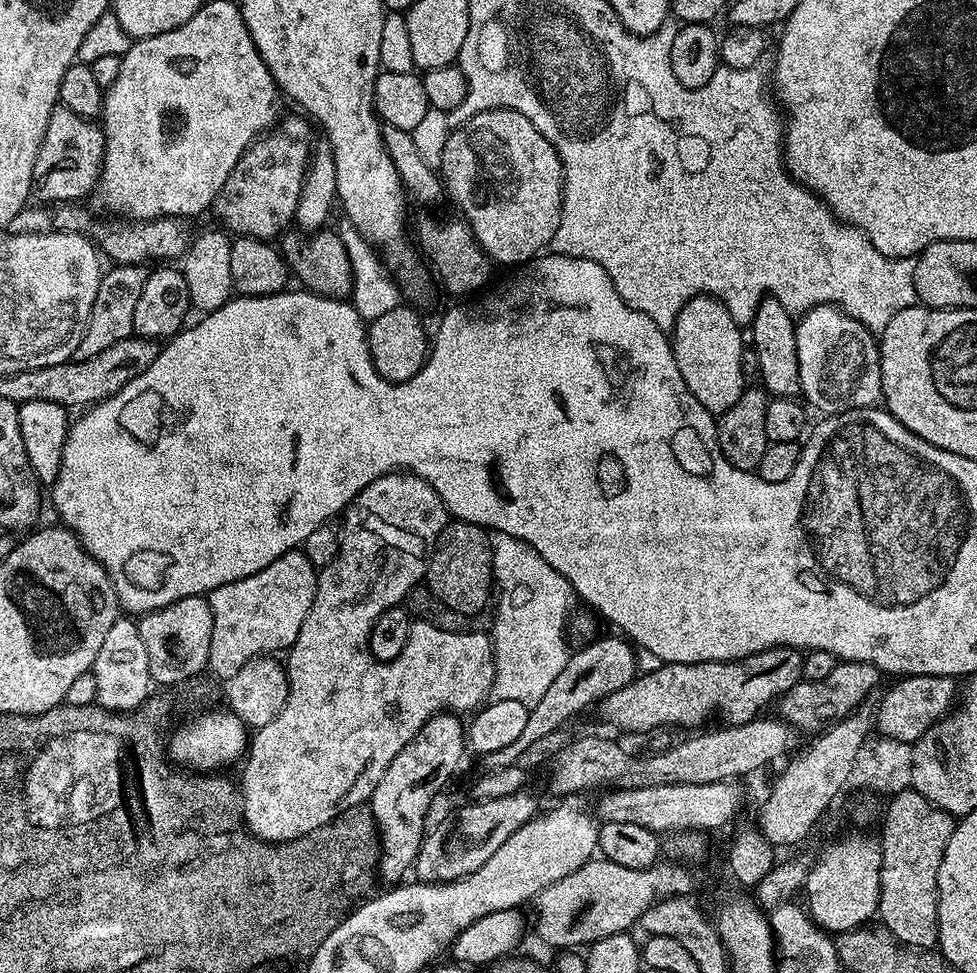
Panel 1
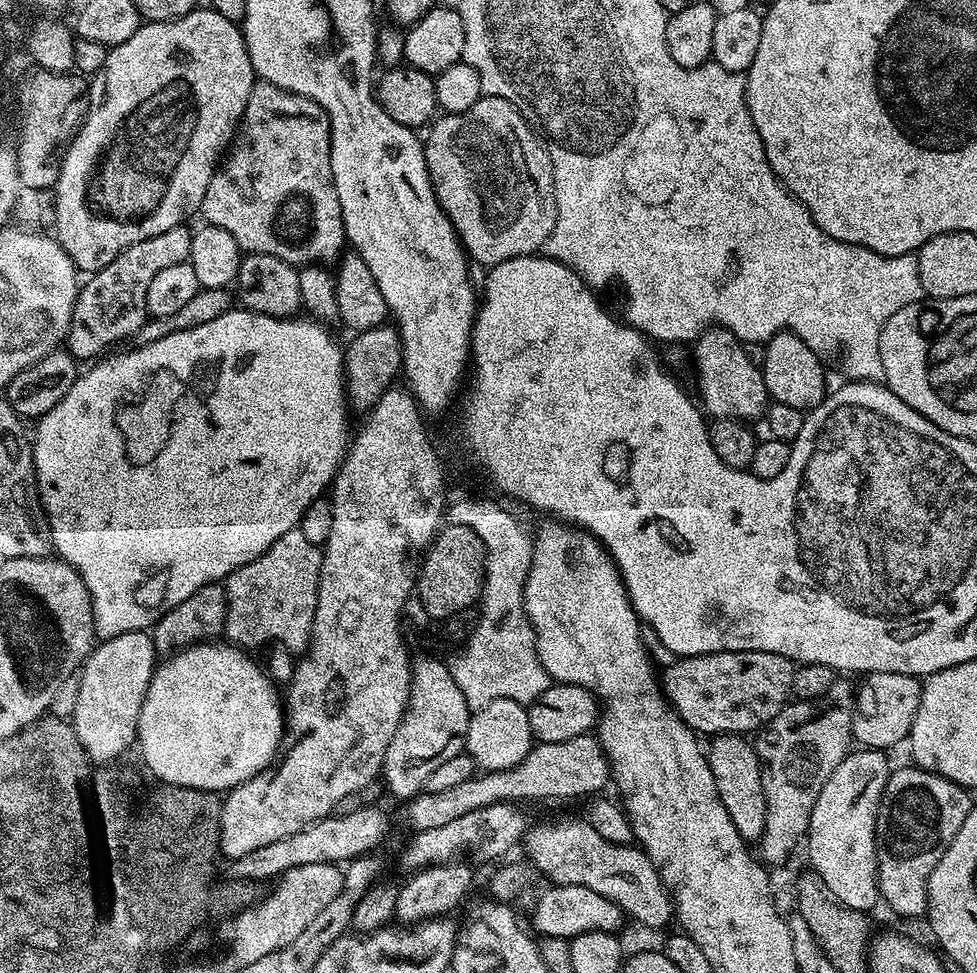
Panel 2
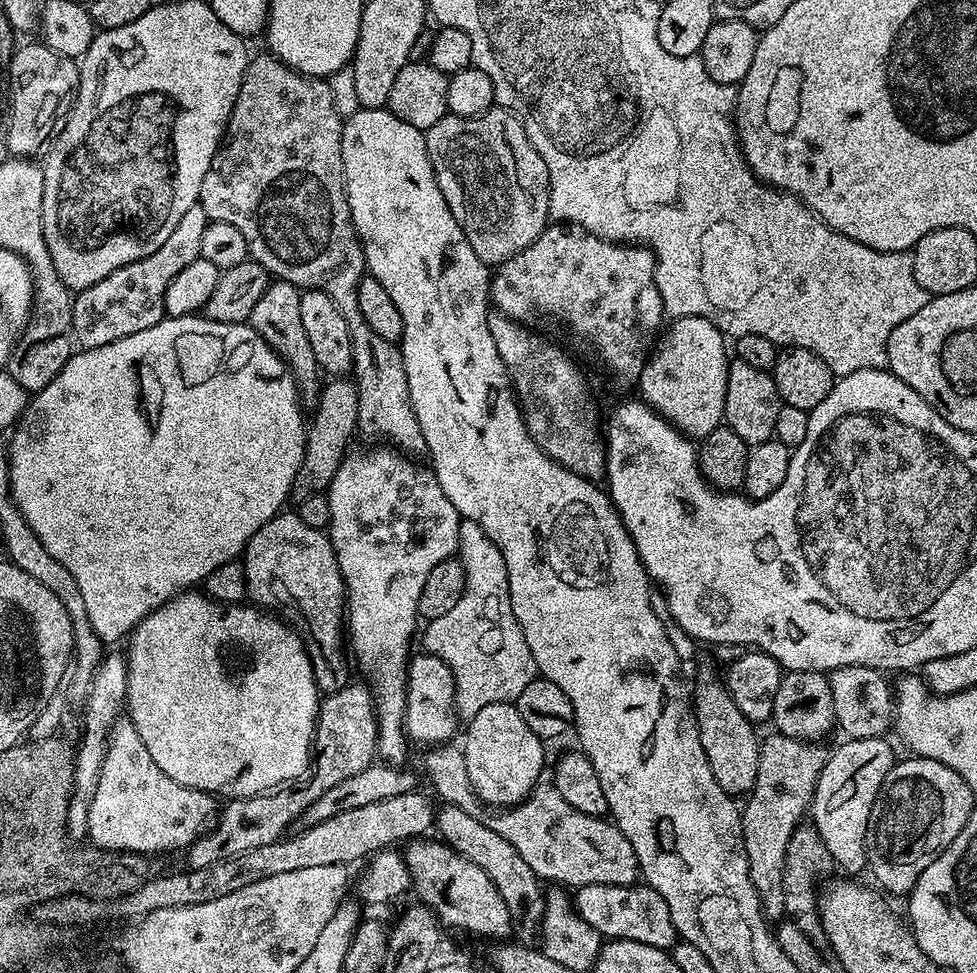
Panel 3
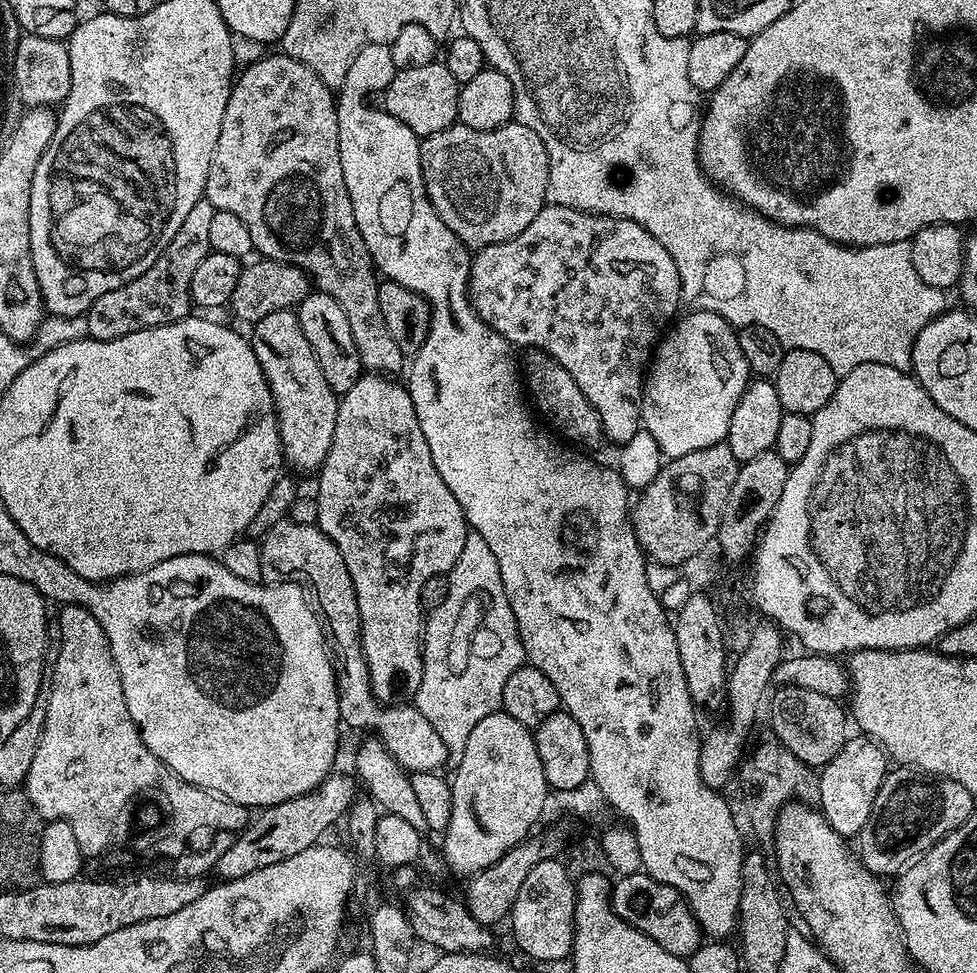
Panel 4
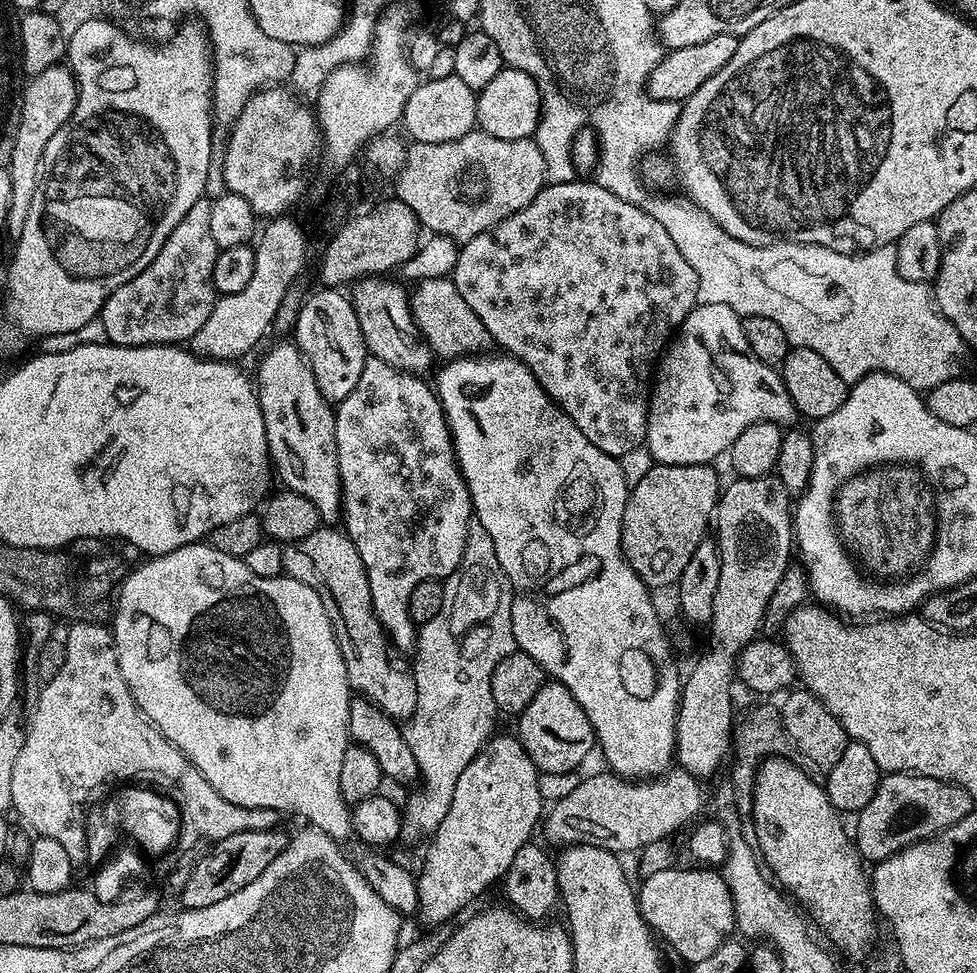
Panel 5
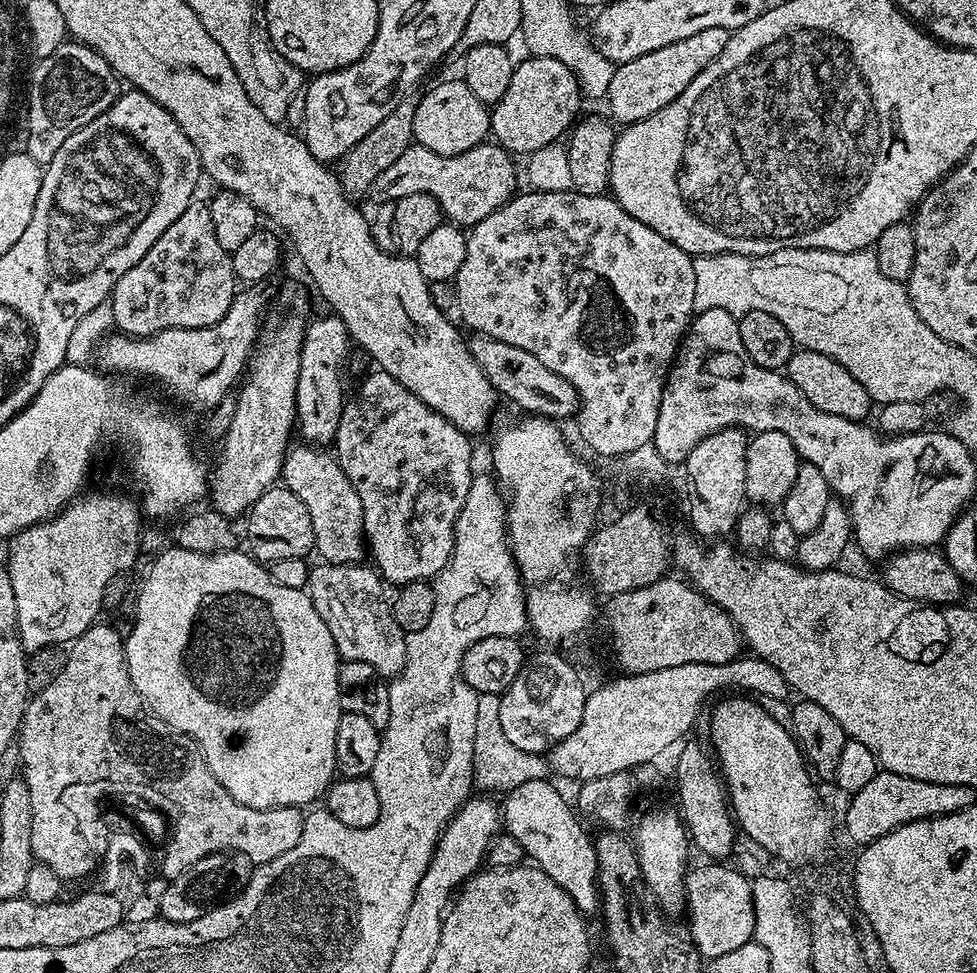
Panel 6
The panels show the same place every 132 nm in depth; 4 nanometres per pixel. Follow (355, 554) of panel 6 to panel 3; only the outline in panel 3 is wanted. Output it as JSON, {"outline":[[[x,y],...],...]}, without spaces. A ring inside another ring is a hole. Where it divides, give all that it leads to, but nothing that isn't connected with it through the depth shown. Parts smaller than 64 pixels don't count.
{"outline":[[[279,278],[273,279],[262,294],[262,298],[258,298],[258,303],[254,305],[254,310],[247,323],[251,324],[256,333],[284,359],[288,371],[296,380],[301,401],[305,405],[312,406],[316,404],[320,395],[322,371],[316,364],[314,349],[310,346],[306,329],[302,324],[301,293],[301,289],[296,285]]]}

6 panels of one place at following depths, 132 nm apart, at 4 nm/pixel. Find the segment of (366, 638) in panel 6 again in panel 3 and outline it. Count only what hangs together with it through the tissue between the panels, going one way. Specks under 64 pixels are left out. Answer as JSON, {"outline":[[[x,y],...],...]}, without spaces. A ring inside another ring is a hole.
{"outline":[[[282,510],[270,522],[266,522],[250,538],[242,553],[242,563],[246,574],[247,599],[253,605],[265,610],[275,609],[275,604],[293,604],[300,611],[302,619],[308,623],[308,632],[316,643],[316,649],[311,649],[312,669],[316,675],[316,686],[321,693],[339,692],[350,683],[348,664],[344,661],[346,654],[346,593],[344,579],[332,549],[332,542],[321,529],[306,526],[295,511]],[[432,746],[425,751],[428,753],[424,756],[424,772],[432,783],[431,791],[437,797],[440,795],[443,803],[466,810],[470,818],[482,817],[484,824],[494,830],[494,834],[502,834],[502,838],[506,838],[506,842],[510,842],[510,846],[522,854],[526,866],[530,866],[530,870],[534,870],[541,881],[567,886],[572,890],[591,884],[637,883],[640,863],[634,854],[634,846],[630,846],[626,834],[622,834],[614,822],[574,810],[574,806],[570,806],[570,802],[558,794],[551,782],[537,783],[521,804],[488,810],[485,814],[486,805],[471,785],[470,773],[466,771],[463,747],[448,747],[452,746]]]}

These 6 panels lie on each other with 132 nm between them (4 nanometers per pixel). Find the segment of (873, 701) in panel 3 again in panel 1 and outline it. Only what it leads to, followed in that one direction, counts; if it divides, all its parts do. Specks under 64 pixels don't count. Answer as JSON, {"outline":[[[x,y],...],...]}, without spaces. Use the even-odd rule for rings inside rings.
{"outline":[[[906,676],[875,705],[875,731],[889,740],[913,745],[930,726],[943,720],[958,700],[958,684],[950,676]]]}

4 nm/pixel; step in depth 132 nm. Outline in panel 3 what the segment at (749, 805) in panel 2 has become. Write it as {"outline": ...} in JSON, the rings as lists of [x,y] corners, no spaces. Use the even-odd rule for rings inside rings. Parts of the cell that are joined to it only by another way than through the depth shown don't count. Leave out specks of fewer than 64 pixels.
{"outline":[[[708,668],[702,669],[697,674],[696,692],[694,688],[690,699],[696,714],[696,725],[702,742],[702,750],[706,750],[706,762],[714,773],[714,778],[718,778],[718,786],[722,786],[722,790],[726,790],[728,795],[733,798],[743,797],[751,792],[754,782],[758,778],[758,758],[762,740],[759,735],[756,737],[757,729],[748,721],[746,714],[742,714],[742,710],[738,710],[734,698],[728,693],[727,683],[721,677],[719,680]]]}

